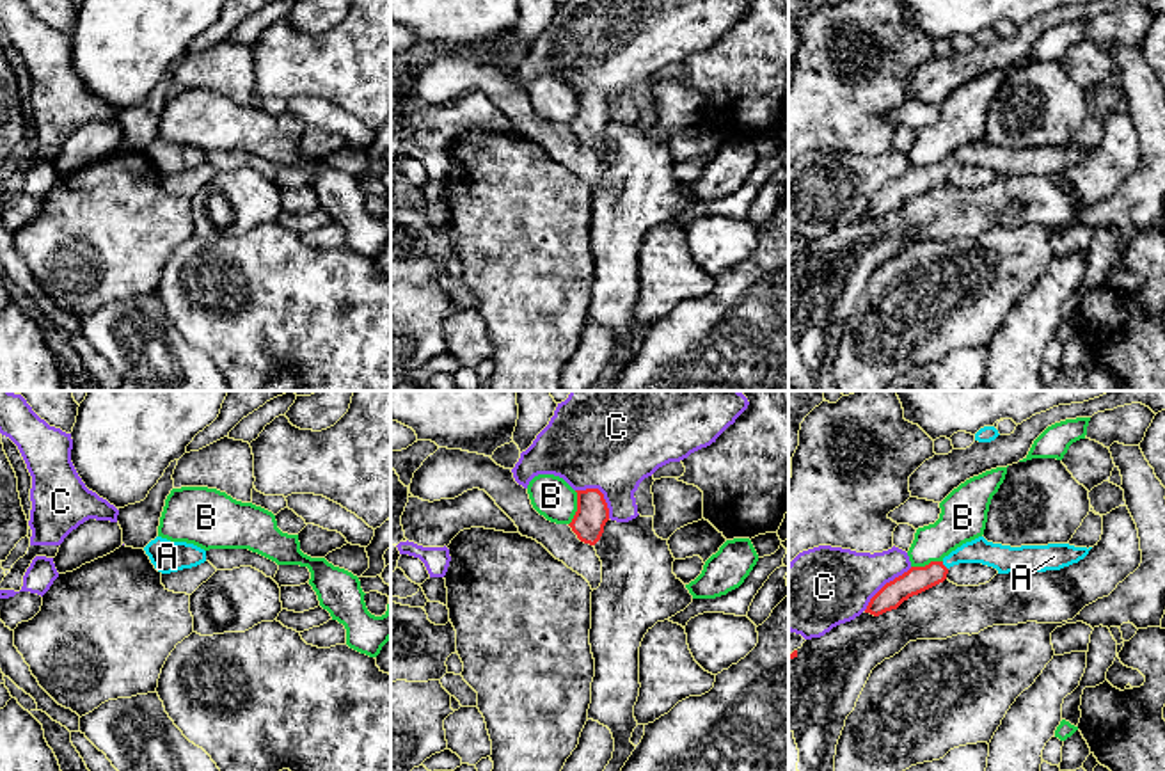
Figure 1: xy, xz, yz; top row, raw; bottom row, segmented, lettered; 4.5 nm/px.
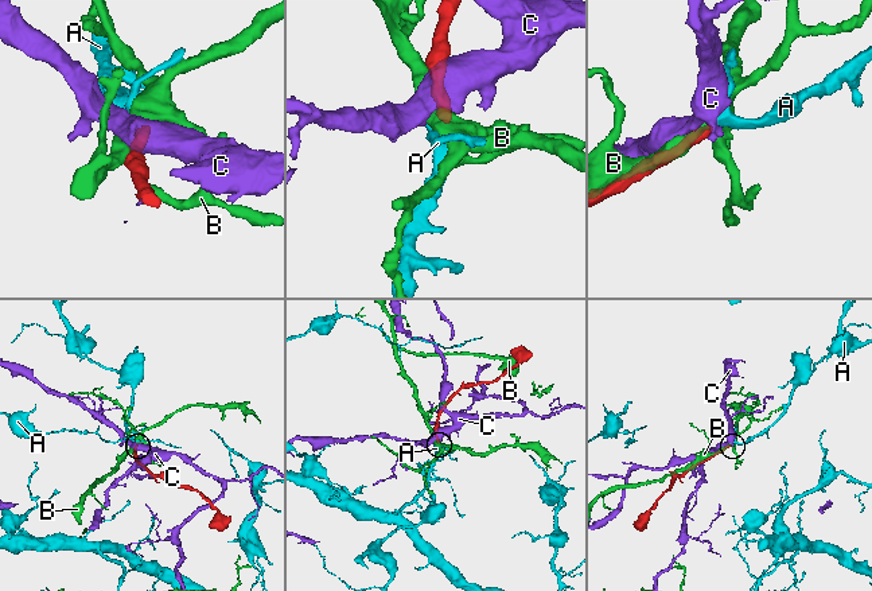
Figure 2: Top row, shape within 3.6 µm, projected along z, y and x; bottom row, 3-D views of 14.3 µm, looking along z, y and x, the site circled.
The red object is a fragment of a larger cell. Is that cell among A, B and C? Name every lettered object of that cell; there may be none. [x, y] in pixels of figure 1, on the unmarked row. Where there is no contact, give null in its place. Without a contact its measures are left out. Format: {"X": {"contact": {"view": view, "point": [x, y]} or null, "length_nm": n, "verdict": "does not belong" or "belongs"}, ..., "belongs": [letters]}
{"A": {"contact": {"view": "yz", "point": [943, 167]}, "length_nm": 50, "verdict": "belongs"}, "B": {"contact": {"view": "xz", "point": [578, 111]}, "length_nm": 160, "verdict": "does not belong"}, "C": {"contact": {"view": "yz", "point": [885, 187]}, "length_nm": 300, "verdict": "does not belong"}, "belongs": ["A"]}

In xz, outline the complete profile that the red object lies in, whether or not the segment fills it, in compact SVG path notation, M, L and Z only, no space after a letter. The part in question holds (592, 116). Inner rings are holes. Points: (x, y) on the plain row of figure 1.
M586 91L575 94L577 114L568 128L581 144L595 147L604 135L606 124L609 123L607 105L598 91Z

